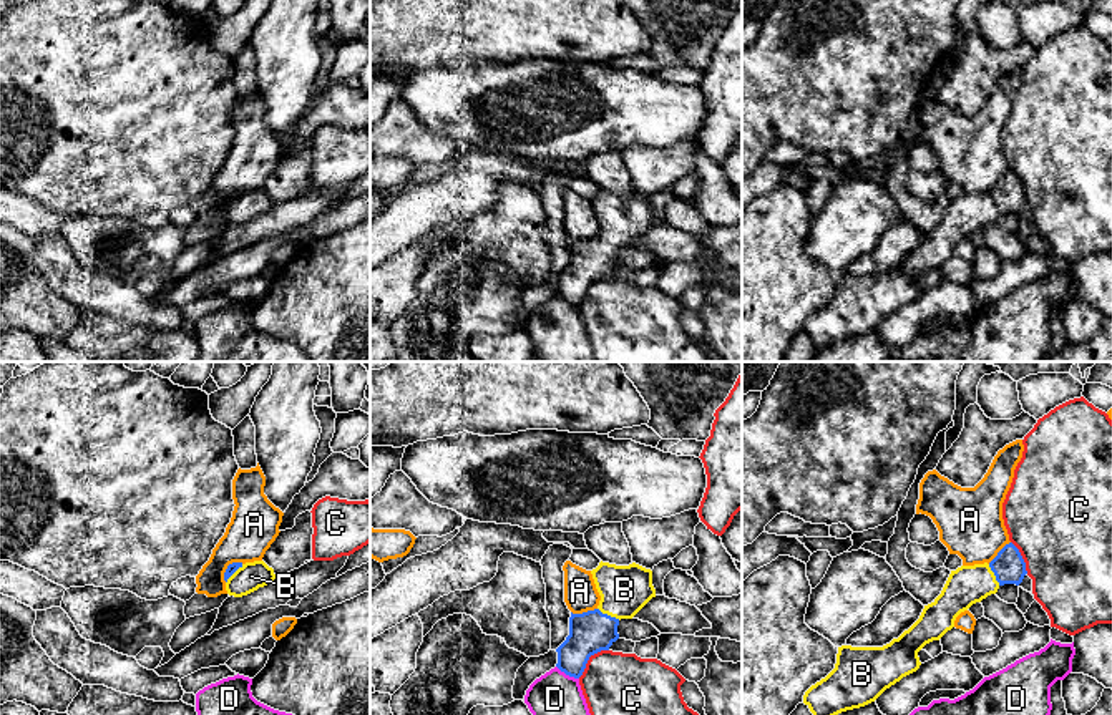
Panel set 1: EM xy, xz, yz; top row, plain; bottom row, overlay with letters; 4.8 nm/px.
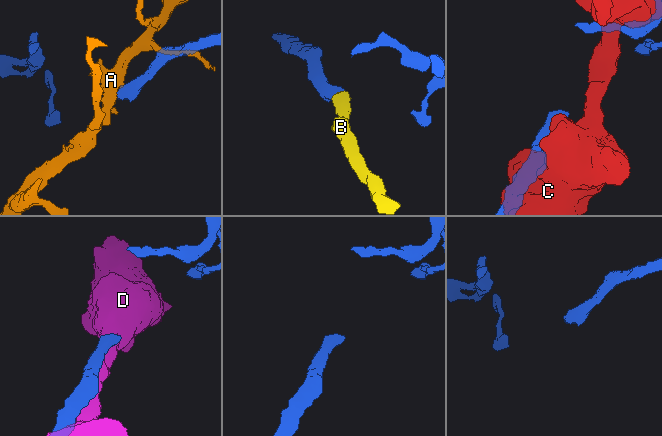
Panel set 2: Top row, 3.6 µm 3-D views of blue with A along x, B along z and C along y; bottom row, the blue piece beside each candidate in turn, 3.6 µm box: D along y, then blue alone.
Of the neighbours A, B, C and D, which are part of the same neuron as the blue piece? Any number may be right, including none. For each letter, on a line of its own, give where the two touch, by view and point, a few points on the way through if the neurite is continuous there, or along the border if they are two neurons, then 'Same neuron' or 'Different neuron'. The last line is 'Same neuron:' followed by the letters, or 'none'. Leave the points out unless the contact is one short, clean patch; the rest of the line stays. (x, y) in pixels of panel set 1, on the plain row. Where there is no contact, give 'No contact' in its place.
A: Touches blue at xy (228, 194). Different neuron
B: Touches blue at xz (609, 244). Path across: xz (590, 261), (609, 244), (624, 218). Same neuron
C: Touches blue at xz (588, 287). Different neuron
D: Touches blue at xz (568, 302). Different neuron
Same neuron: B

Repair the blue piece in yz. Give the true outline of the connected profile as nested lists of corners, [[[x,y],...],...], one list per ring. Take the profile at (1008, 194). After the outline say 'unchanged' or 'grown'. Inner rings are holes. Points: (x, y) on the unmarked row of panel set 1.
[[[1009,171],[988,192],[951,199],[941,222],[919,247],[883,275],[838,275],[835,297],[812,314],[803,332],[818,350],[875,330],[886,317],[921,294],[918,280],[954,255],[956,246],[1004,212],[1019,214],[1027,202],[1019,178]]]; grown

